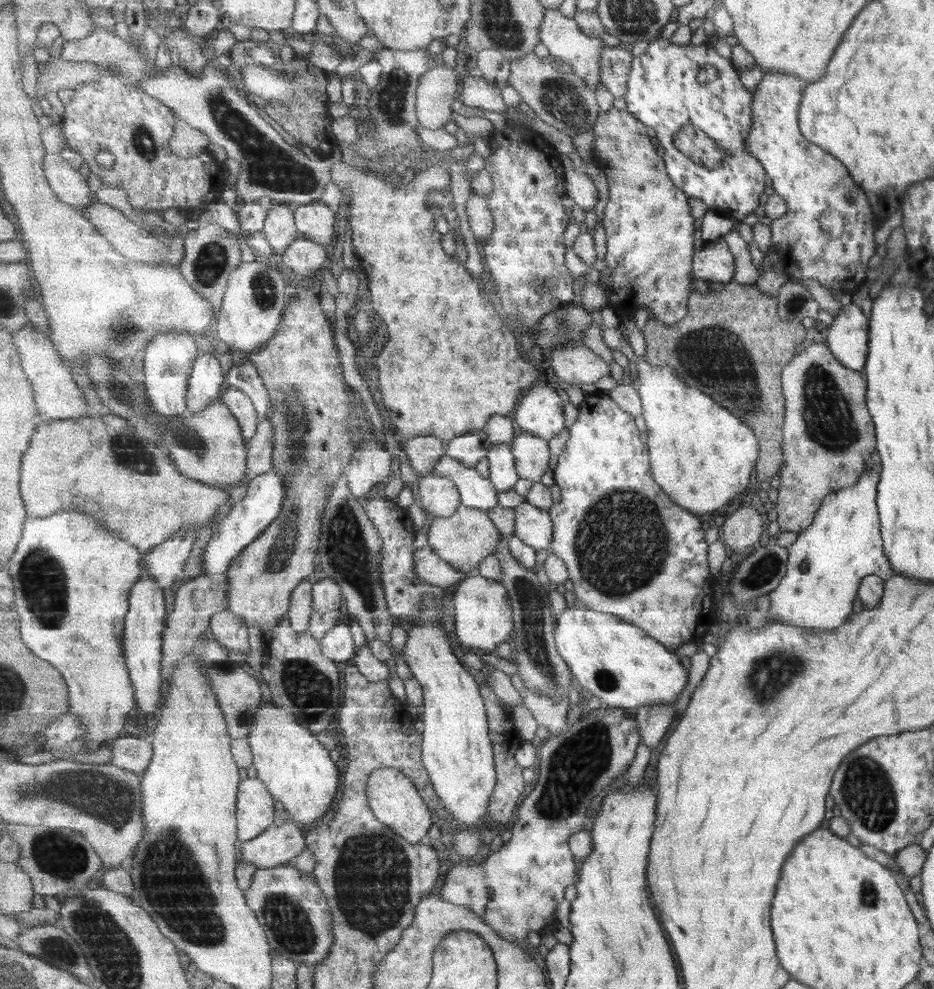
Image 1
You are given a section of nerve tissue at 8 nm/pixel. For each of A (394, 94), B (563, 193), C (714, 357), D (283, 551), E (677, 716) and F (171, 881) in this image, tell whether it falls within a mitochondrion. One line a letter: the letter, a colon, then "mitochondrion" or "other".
A: mitochondrion
B: other
C: mitochondrion
D: mitochondrion
E: other
F: mitochondrion

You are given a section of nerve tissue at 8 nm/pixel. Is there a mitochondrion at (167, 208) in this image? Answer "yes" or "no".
no

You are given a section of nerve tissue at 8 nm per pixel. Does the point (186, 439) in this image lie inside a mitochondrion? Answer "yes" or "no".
yes

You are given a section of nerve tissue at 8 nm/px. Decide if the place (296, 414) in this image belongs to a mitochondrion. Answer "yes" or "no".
yes

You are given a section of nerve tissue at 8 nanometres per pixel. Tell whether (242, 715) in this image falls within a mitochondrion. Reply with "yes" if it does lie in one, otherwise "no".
yes

